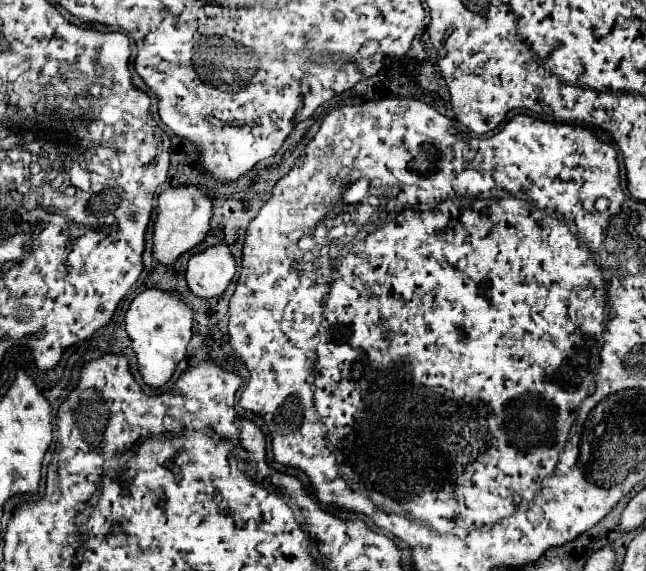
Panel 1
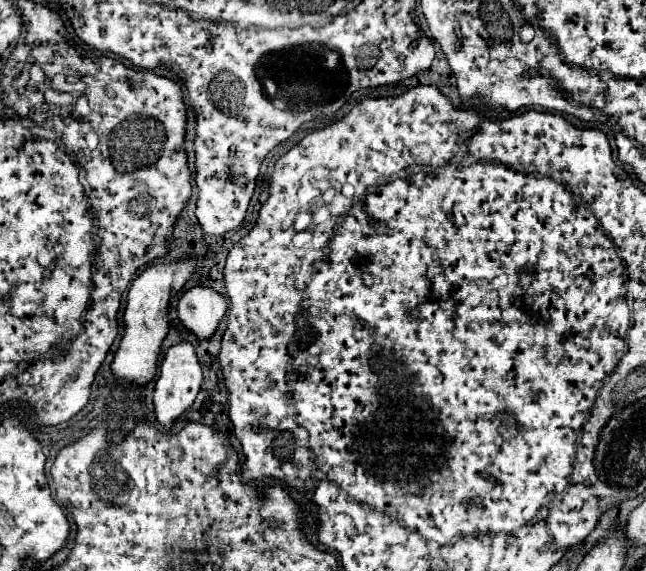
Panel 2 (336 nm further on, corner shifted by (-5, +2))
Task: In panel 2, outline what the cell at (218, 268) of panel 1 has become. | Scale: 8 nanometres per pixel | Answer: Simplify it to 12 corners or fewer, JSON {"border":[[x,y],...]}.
{"border":[[210,286],[178,300],[178,318],[198,338],[210,338],[228,300]]}

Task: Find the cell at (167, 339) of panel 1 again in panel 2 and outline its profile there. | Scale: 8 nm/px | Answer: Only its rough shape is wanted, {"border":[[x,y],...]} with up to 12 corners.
{"border":[[190,342],[170,346],[154,386],[170,426],[196,400],[202,366]]}

